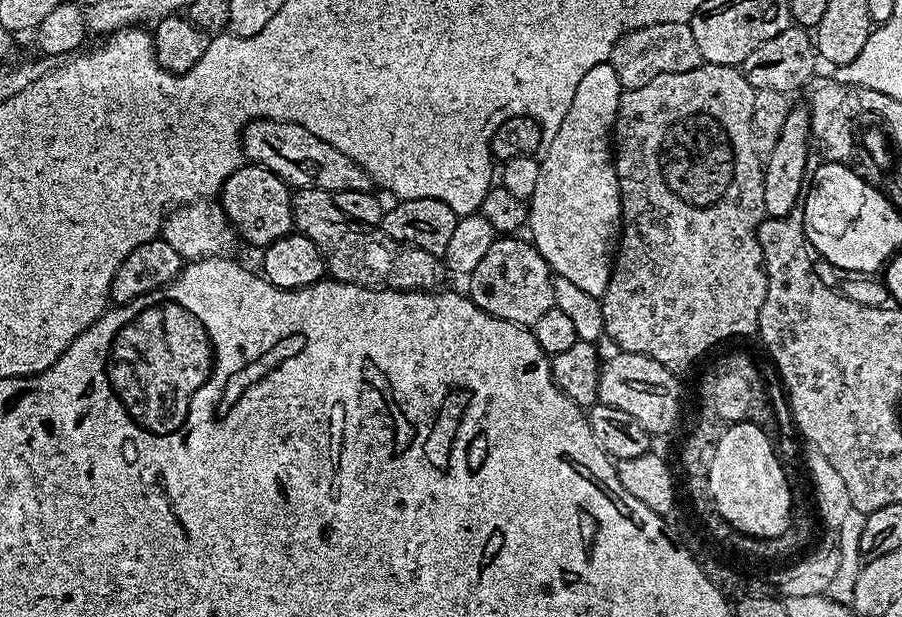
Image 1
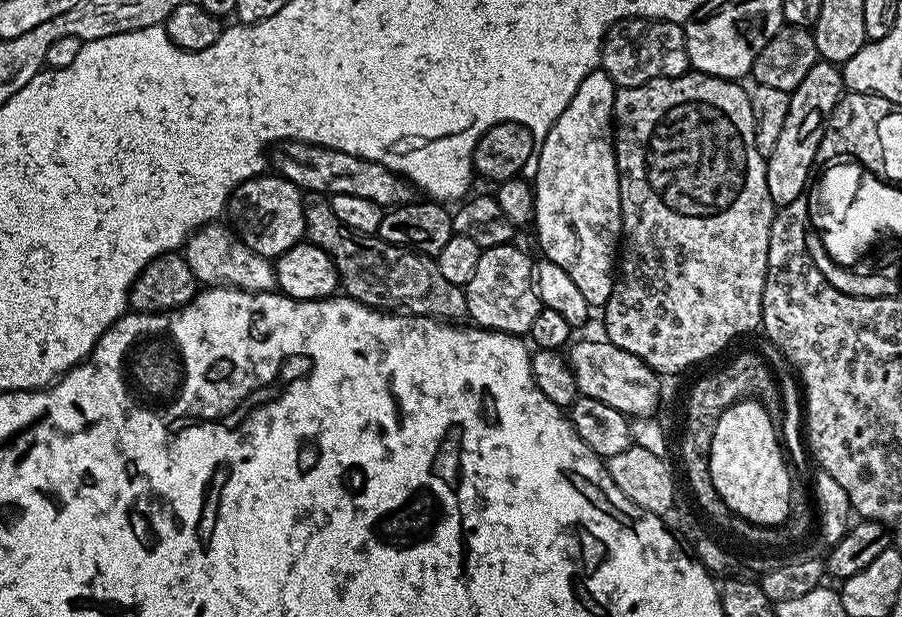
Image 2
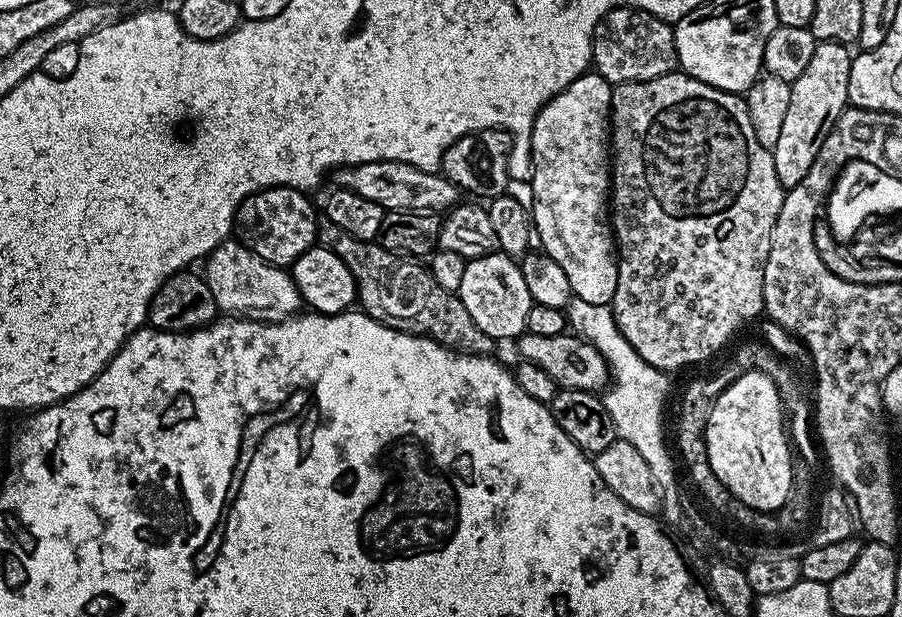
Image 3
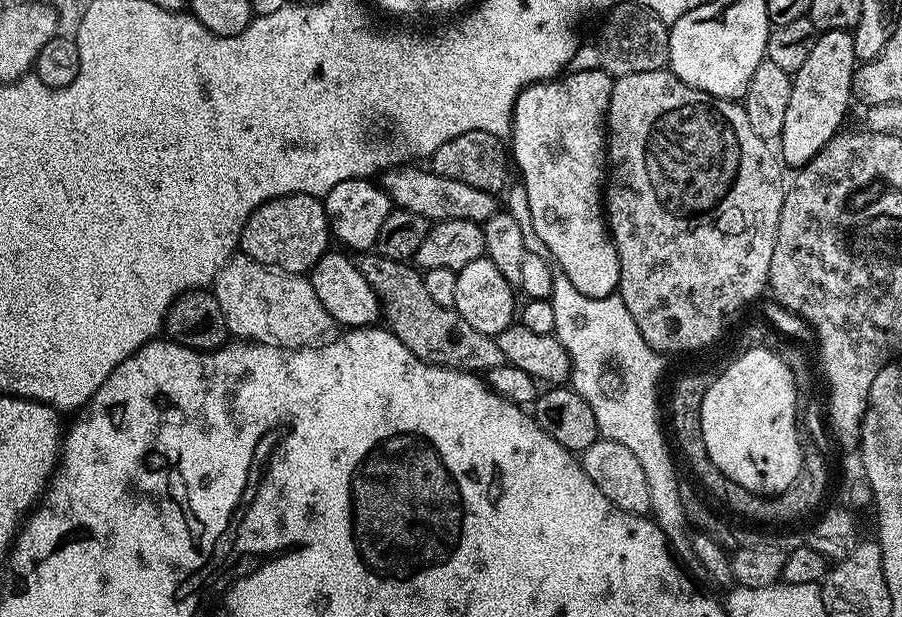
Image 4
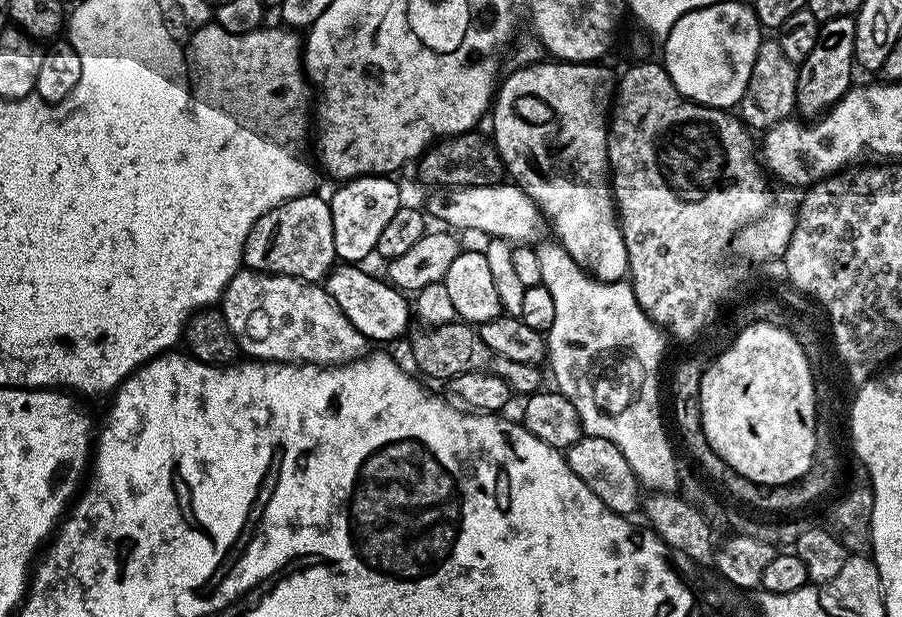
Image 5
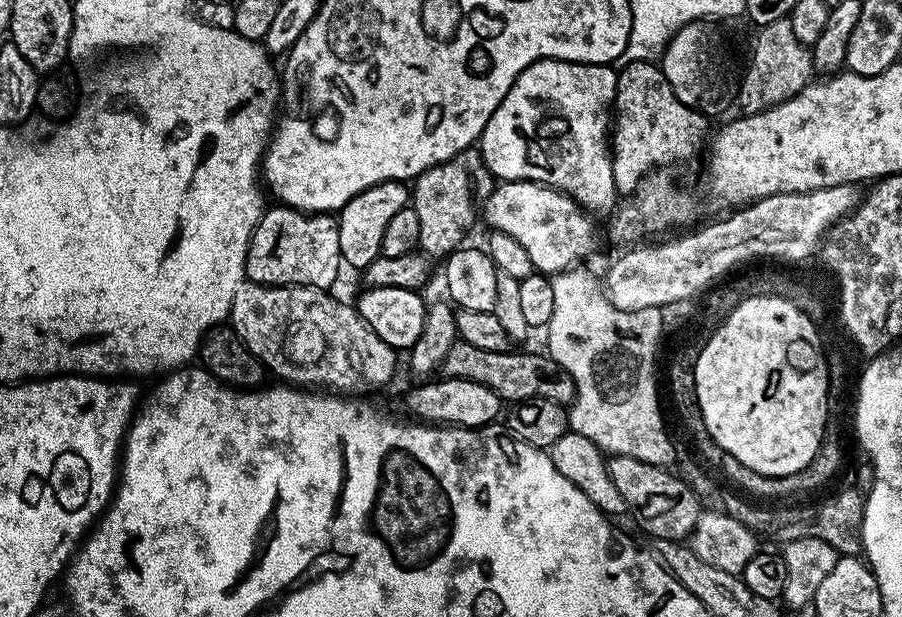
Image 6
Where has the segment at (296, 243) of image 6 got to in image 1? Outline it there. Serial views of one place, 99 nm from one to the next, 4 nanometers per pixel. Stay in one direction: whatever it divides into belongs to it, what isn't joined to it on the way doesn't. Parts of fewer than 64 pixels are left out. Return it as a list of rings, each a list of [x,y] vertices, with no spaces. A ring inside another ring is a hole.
[[[244,162],[237,166],[234,174],[230,174],[230,178],[226,178],[220,187],[218,203],[236,229],[237,237],[243,243],[245,240],[246,243],[253,244],[257,250],[267,248],[270,242],[293,231],[292,192],[289,185],[261,164]]]

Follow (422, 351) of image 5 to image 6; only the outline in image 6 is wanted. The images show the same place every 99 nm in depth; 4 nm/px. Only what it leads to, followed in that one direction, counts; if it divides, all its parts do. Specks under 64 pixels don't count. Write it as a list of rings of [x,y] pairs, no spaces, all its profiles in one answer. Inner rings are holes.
[[[457,339],[456,344],[450,346],[450,354],[446,354],[442,372],[447,378],[466,378],[470,382],[482,382],[482,386],[490,386],[490,390],[494,390],[494,394],[498,394],[504,402],[529,400],[537,396],[568,406],[574,399],[574,389],[568,377],[547,354],[535,356],[532,352],[515,350],[478,350],[478,346],[470,346],[470,342]]]

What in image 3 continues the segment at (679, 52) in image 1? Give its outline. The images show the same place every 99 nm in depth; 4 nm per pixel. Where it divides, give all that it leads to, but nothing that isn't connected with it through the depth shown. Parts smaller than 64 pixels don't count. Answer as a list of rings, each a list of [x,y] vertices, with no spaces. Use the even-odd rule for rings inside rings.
[[[615,8],[610,10],[600,19],[598,26],[594,26],[591,67],[613,86],[629,84],[630,82],[642,82],[650,78],[658,78],[662,74],[677,71],[676,34],[673,25],[669,21],[658,18],[641,8]]]

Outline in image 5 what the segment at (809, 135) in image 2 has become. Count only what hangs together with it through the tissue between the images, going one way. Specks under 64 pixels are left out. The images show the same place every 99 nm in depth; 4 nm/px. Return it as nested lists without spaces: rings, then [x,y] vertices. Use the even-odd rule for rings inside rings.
[[[839,16],[833,20],[823,21],[820,25],[818,42],[814,42],[814,50],[806,54],[806,58],[798,65],[798,90],[796,91],[796,112],[804,118],[819,118],[837,104],[853,87],[852,68],[856,51],[856,17]]]

